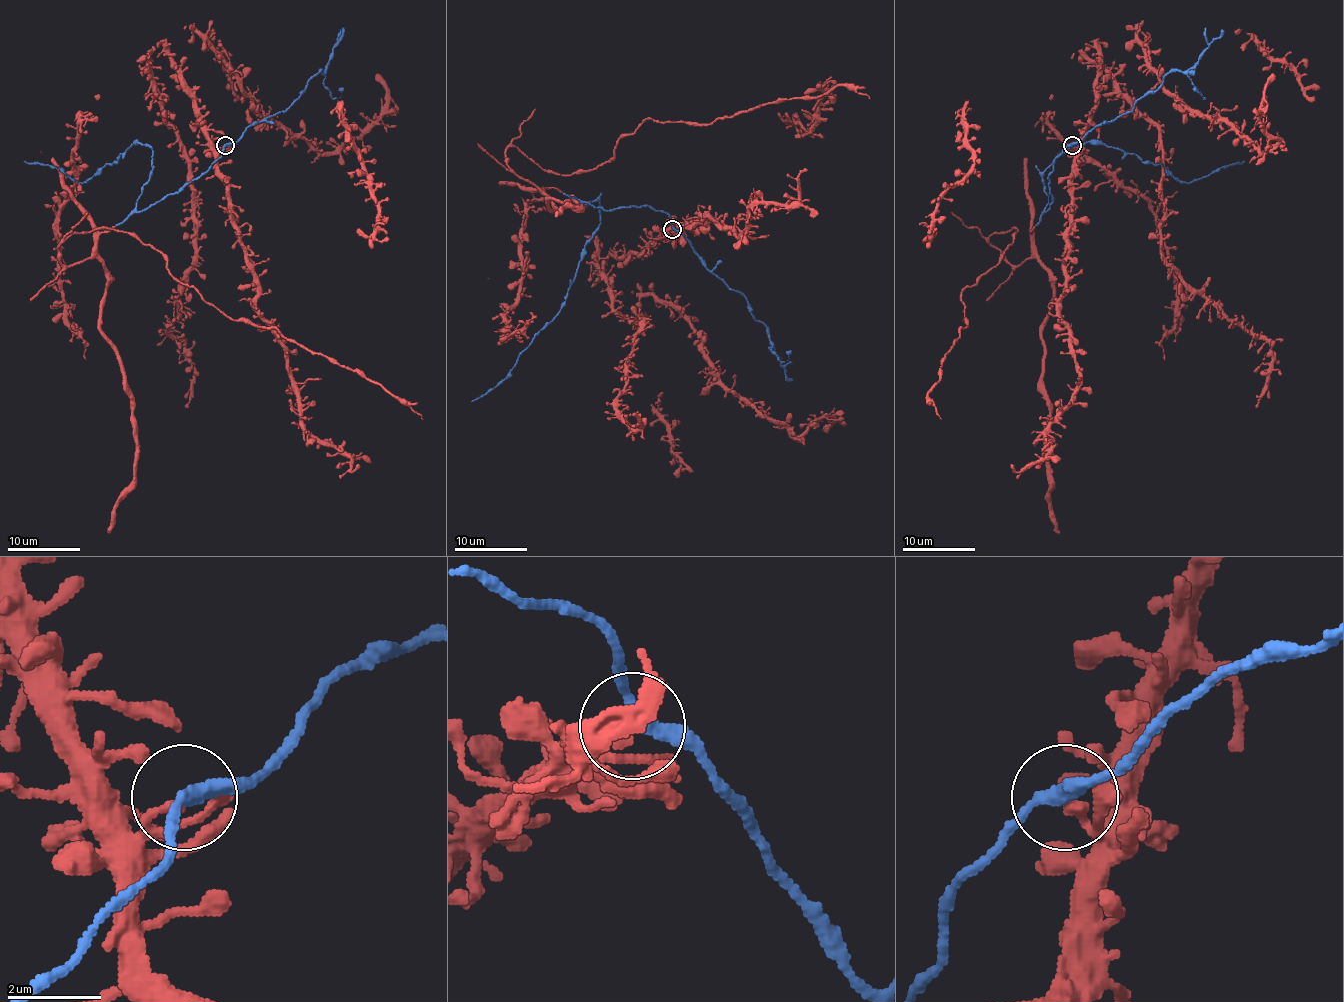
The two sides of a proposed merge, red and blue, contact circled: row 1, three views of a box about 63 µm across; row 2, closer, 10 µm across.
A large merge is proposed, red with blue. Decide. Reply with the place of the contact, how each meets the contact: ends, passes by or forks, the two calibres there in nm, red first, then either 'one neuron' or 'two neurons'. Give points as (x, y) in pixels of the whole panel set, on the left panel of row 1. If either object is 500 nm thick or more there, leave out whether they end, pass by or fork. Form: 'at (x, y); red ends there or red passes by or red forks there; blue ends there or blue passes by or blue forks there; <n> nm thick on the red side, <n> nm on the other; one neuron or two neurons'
at (225, 145); red ends there; blue passes by; 240 nm thick on the red side, 280 nm on the other; one neuron

